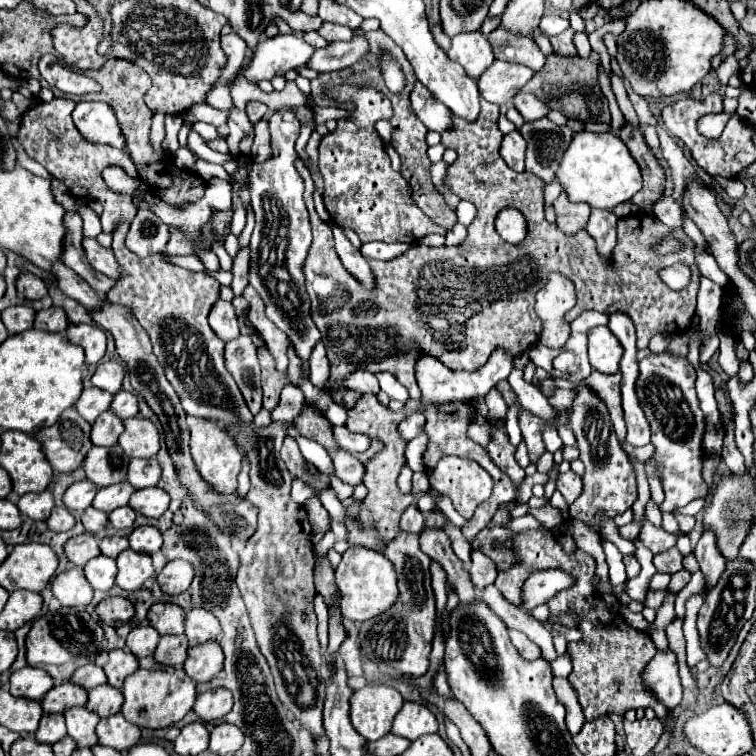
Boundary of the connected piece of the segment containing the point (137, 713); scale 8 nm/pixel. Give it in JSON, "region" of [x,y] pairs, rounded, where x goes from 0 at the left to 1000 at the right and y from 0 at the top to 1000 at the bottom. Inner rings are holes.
{"region":[[[201,881],[201,884],[183,884],[175,889],[161,907],[164,931],[161,944],[169,955],[185,960],[185,963],[222,963],[230,955],[241,952],[246,942],[254,939],[259,929],[259,905],[241,884],[230,881]]]}

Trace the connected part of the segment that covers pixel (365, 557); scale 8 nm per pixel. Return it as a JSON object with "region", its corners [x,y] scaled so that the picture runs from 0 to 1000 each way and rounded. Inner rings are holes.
{"region":[[[463,722],[444,751],[444,772],[452,783],[452,815],[468,823],[484,823],[508,807],[519,804],[524,799],[526,786],[526,770],[524,770],[524,754],[519,743],[505,730],[487,728],[481,722]]]}

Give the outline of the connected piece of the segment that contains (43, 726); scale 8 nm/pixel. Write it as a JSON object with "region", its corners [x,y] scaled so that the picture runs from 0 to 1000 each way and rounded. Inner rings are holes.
{"region":[[[58,944],[53,952],[53,960],[48,966],[48,979],[58,984],[74,984],[87,974],[85,947],[82,944]]]}

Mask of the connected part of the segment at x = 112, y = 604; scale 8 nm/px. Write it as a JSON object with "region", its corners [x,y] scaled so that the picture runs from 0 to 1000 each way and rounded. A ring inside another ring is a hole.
{"region":[[[140,791],[127,802],[130,817],[143,828],[159,828],[177,815],[177,799],[169,791]]]}

